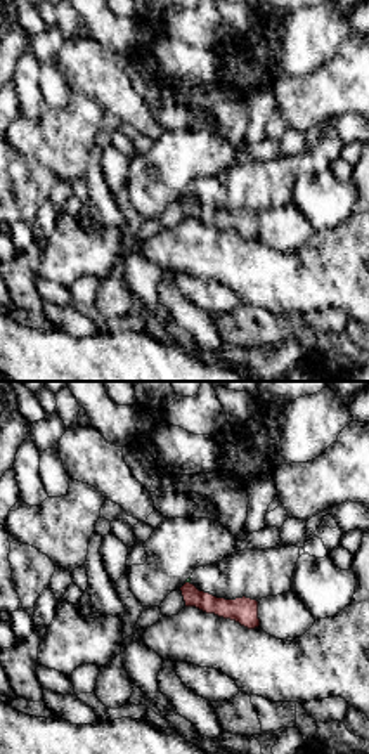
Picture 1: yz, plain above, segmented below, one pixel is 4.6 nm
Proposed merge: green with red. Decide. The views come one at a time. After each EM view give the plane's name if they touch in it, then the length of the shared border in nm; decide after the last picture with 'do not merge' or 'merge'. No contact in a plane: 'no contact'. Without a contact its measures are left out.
meets green in yz; contact 30 nm long

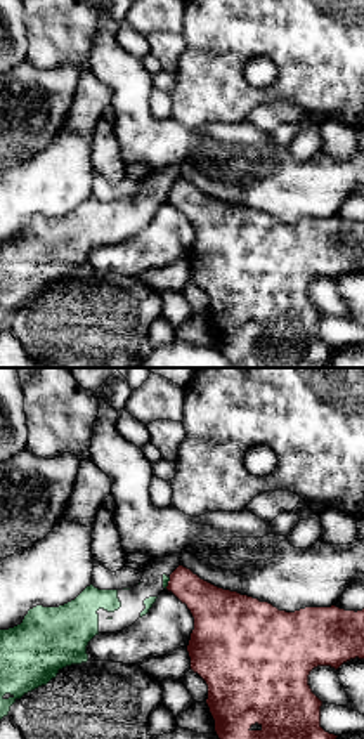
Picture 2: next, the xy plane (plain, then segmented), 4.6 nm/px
meets green in xy; contact 60 nm long

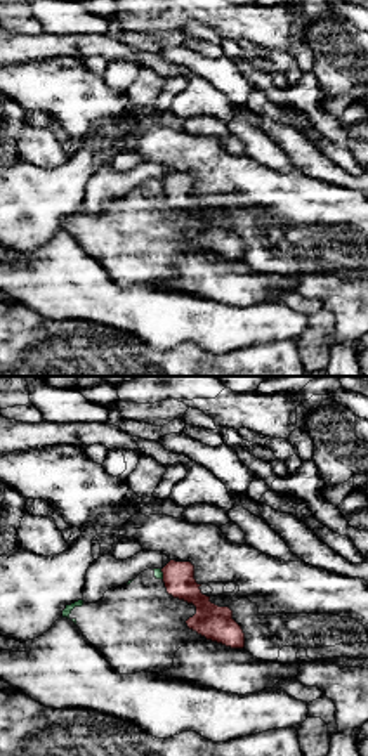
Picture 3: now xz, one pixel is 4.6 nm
meets green in xz; contact 50 nm long

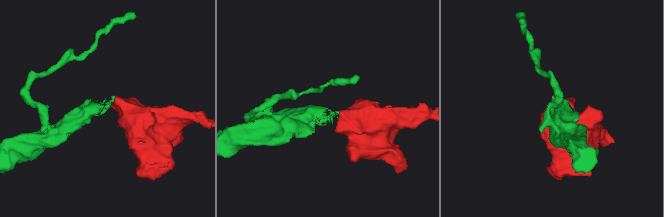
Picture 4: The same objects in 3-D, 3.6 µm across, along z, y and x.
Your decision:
do not merge

